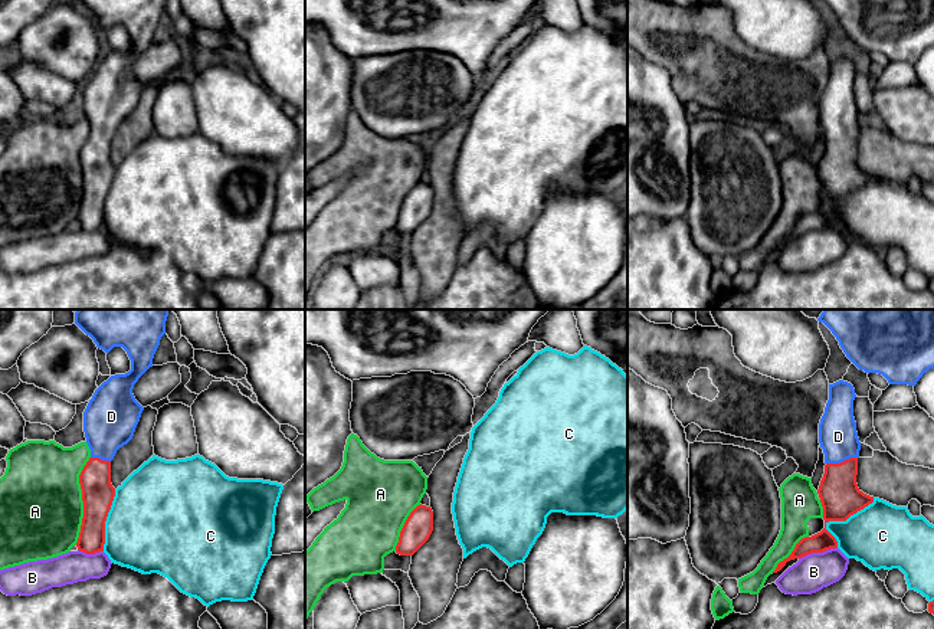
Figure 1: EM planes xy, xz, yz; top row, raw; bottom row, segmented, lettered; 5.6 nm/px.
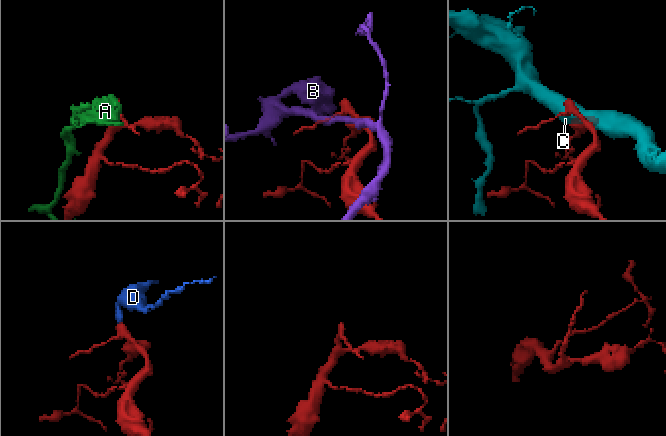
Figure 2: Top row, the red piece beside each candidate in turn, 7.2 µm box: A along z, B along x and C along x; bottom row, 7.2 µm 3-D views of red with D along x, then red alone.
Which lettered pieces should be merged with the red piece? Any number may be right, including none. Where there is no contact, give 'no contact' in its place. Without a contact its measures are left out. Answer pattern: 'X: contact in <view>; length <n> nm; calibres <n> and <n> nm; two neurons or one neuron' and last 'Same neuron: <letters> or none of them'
A: contact in xy; length 500 nm; calibres 180 and 460 nm; two neurons
B: contact in yz; length 220 nm; calibres 130 and 200 nm; two neurons
C: contact in yz; length 360 nm; calibres 220 and 360 nm; two neurons
D: contact in yz; length 180 nm; calibres 220 and 220 nm; one neuron
Same neuron: D

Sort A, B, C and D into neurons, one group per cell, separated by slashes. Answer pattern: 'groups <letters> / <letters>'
groups A / B / C / D

